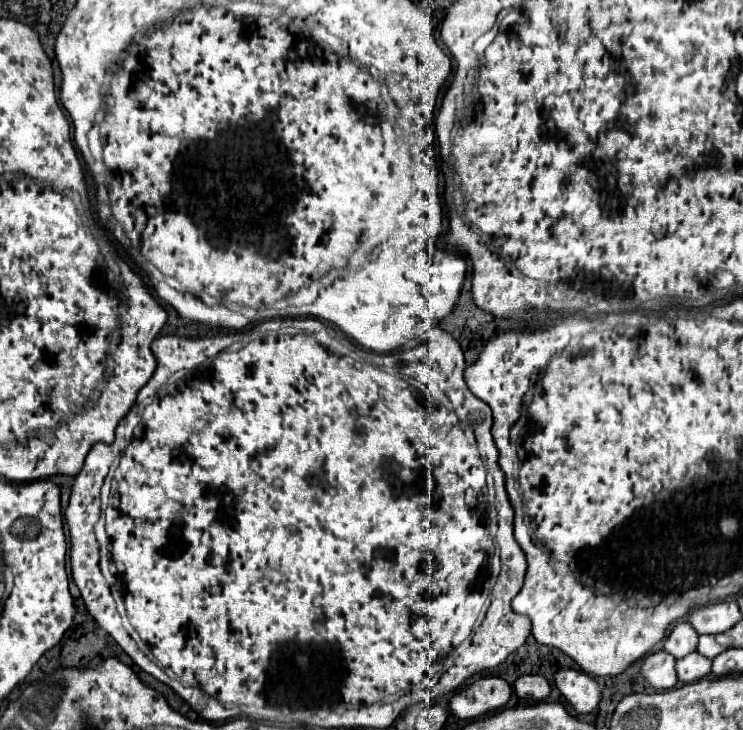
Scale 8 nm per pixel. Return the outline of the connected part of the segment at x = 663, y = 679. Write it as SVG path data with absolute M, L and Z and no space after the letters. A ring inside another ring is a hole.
M667 652L649 654L643 660L641 674L647 678L651 686L657 690L669 690L677 686L677 672L675 672L675 658Z

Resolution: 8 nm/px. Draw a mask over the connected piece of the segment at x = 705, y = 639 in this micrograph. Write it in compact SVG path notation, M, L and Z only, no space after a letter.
M701 636L699 638L699 646L697 646L697 652L707 656L707 658L715 658L717 654L721 654L725 648L715 640L715 636Z

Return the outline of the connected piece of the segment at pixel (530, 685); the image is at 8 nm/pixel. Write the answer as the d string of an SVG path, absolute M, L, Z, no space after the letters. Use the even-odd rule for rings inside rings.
M527 674L515 682L515 694L525 702L541 702L549 696L551 686L543 676Z

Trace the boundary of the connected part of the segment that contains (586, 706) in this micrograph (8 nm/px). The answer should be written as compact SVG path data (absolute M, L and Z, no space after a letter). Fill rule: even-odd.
M559 670L555 674L555 684L559 692L565 696L565 700L575 708L579 714L593 712L601 700L599 684L581 670Z

